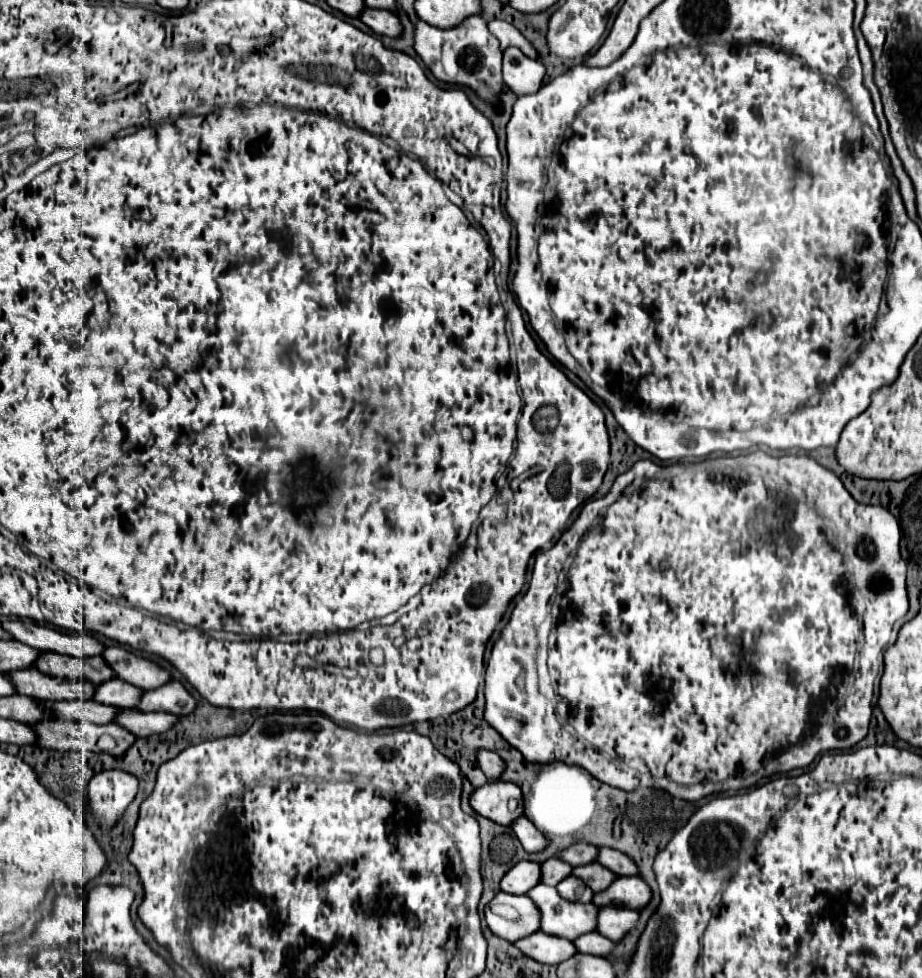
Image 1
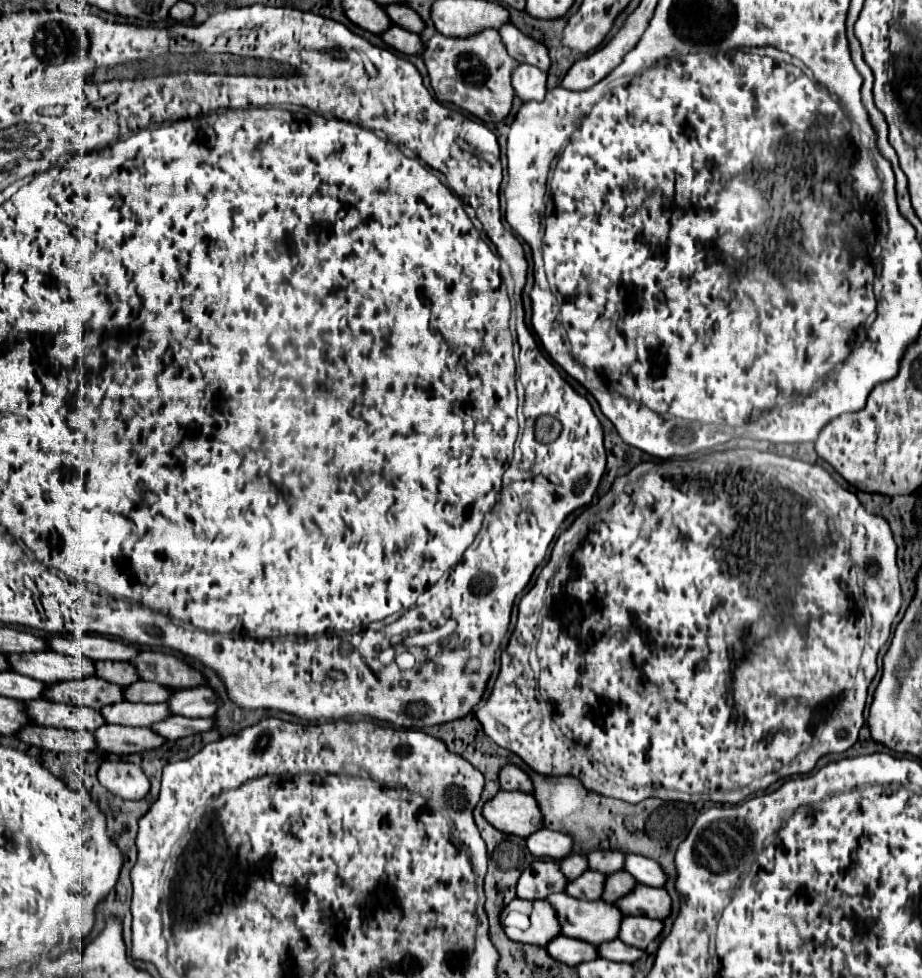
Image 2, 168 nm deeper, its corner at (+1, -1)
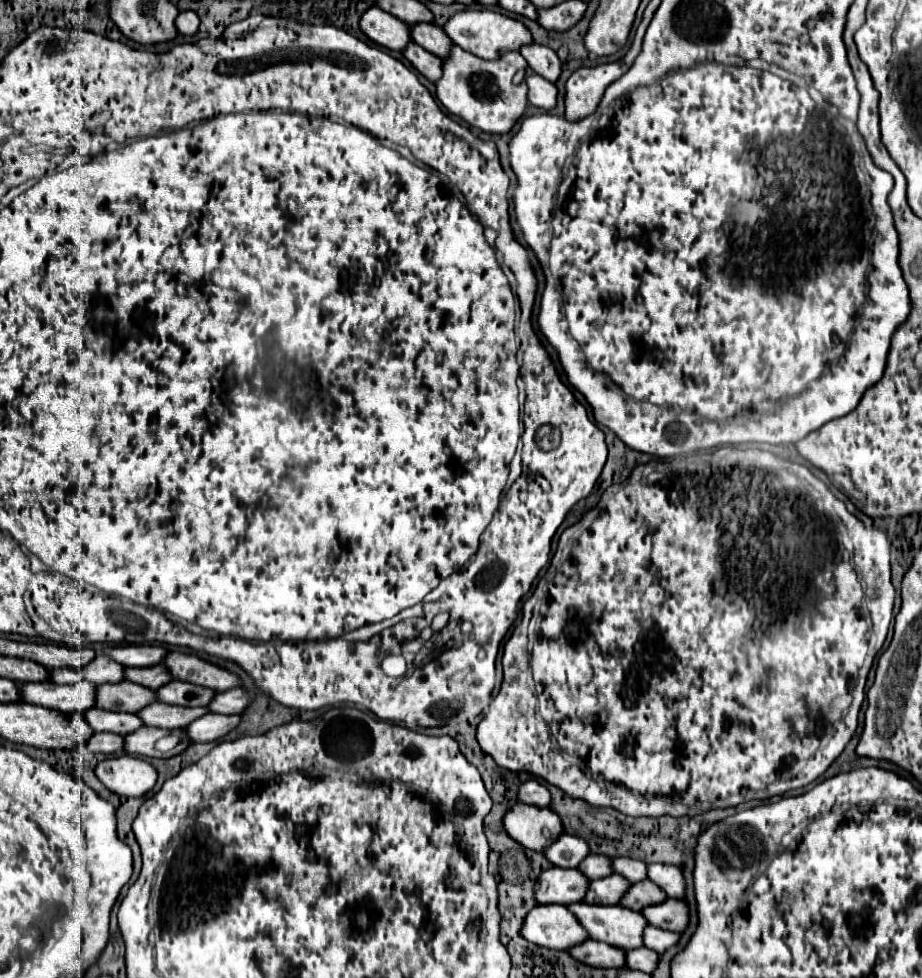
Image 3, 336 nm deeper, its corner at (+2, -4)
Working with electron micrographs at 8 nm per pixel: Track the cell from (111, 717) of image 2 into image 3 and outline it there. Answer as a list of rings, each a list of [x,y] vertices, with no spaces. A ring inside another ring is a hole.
[[[155,702],[139,712],[139,718],[145,720],[145,726],[165,728],[165,730],[181,730],[187,728],[195,718],[209,714],[207,706],[203,708],[187,708],[187,706],[171,706],[163,702]]]

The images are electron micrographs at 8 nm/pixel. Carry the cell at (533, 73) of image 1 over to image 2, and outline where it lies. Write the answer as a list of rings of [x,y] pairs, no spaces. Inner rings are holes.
[[[522,63],[512,71],[512,87],[522,101],[542,101],[546,95],[546,73]]]

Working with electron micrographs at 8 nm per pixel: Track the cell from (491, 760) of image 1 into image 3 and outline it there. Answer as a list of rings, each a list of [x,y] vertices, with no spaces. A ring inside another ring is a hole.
[[[529,780],[529,782],[523,782],[523,786],[519,788],[519,800],[523,804],[531,804],[531,806],[537,806],[537,808],[549,808],[551,794],[539,782]]]

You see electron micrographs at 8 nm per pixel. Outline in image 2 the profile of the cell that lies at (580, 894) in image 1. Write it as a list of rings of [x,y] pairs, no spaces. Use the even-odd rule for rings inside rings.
[[[584,871],[578,879],[568,881],[566,893],[574,899],[600,899],[600,887],[604,885],[604,873],[598,871]]]

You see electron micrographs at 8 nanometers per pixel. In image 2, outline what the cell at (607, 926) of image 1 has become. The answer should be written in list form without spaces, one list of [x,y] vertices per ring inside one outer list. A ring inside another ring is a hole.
[[[626,915],[622,917],[620,929],[618,929],[618,939],[622,939],[624,943],[638,947],[638,949],[646,949],[650,941],[654,941],[660,931],[662,931],[662,921],[650,919],[650,917],[636,917],[636,915]]]

